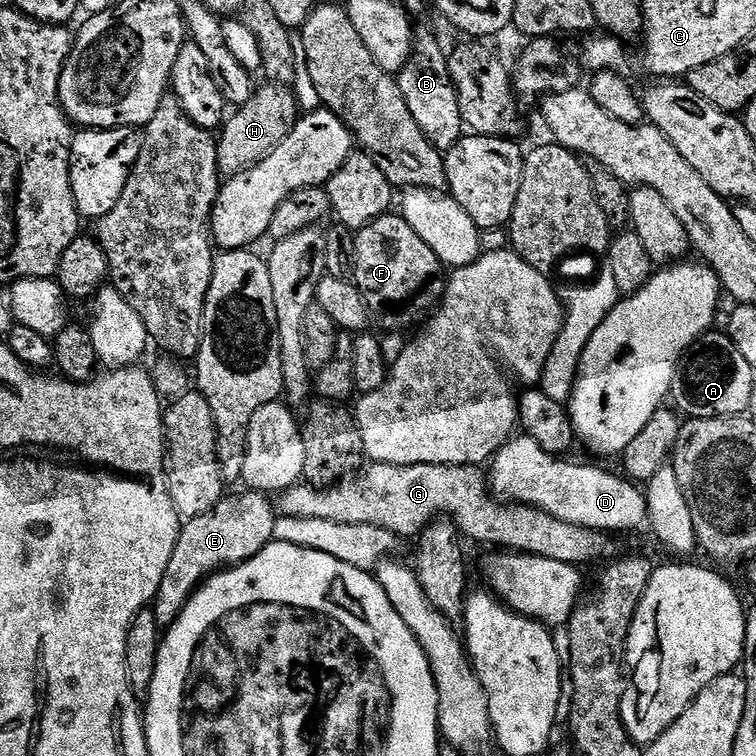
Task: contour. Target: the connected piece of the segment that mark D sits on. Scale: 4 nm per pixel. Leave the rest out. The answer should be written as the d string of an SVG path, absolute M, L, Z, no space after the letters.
M520 434L503 444L492 457L486 472L488 487L501 502L533 504L538 510L546 510L546 514L554 514L554 518L599 532L628 532L647 521L648 498L639 483L620 474L614 476L592 464L567 464L566 461L542 450L534 438Z

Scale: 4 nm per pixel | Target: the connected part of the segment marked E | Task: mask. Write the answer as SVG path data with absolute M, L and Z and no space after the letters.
M244 490L241 493L241 496L225 495L212 507L212 511L183 521L174 554L170 554L166 574L162 574L156 599L150 605L157 624L173 624L187 606L192 593L207 577L254 558L267 544L273 543L278 515L273 501L262 492Z

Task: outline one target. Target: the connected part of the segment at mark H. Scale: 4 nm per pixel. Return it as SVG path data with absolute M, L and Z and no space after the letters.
M264 82L264 85L257 87L252 94L251 99L247 101L247 103L241 105L235 112L237 112L233 117L232 115L224 122L223 126L219 129L218 132L218 139L216 141L216 149L218 150L218 166L220 167L221 173L225 177L229 176L237 176L239 172L245 172L247 168L253 168L256 163L259 162L262 158L266 158L268 155L270 155L273 150L275 150L276 147L280 145L282 142L282 138L286 138L288 135L292 133L294 130L294 126L296 125L297 120L300 119L302 115L302 108L299 108L298 105L296 105L296 96L294 93L292 93L293 89L291 87L282 85L282 84L274 84L271 82Z

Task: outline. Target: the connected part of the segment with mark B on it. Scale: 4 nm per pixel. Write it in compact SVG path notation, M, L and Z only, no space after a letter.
M415 33L412 56L398 73L398 79L402 98L406 98L406 106L410 106L410 114L414 114L414 122L418 122L422 134L426 134L426 138L441 154L448 152L465 135L466 129L462 110L458 110L458 94L450 78L448 58L445 49L440 49L434 33Z

